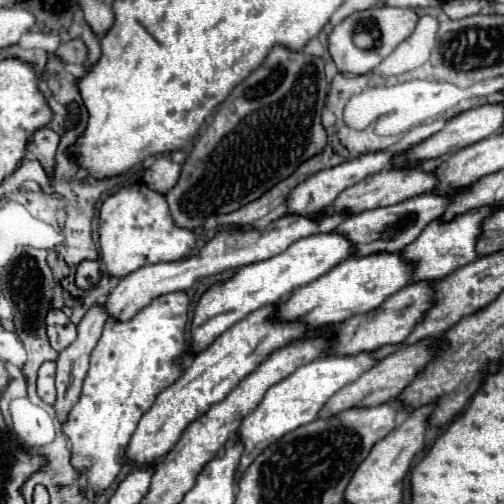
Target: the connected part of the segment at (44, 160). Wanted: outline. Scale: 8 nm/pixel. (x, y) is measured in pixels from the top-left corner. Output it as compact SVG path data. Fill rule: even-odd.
M49 127L39 129L31 141L29 141L29 153L33 153L33 157L43 165L45 173L49 177L53 177L53 169L55 169L55 153L59 147L59 135L55 131L51 131Z

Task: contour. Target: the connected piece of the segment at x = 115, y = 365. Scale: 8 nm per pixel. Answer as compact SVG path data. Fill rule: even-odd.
M183 291L183 293L159 295L155 301L143 307L129 321L117 321L113 317L107 319L103 327L103 335L91 353L91 367L83 381L81 397L75 403L75 407L71 407L71 411L67 413L67 419L63 421L63 433L69 437L69 443L73 449L71 463L75 469L87 471L85 473L87 485L93 487L95 493L105 491L117 477L119 469L125 463L125 451L127 451L129 439L135 433L139 419L155 403L155 397L183 375L185 371L183 361L187 355L187 343L185 343L187 313L189 313L189 297Z

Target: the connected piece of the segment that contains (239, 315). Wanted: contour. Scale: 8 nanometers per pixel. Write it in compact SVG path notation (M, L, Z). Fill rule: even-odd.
M321 233L321 235L303 237L295 243L291 243L283 253L279 253L271 259L241 267L233 279L213 285L199 299L197 309L195 309L195 317L191 323L191 335L193 335L191 347L193 347L193 351L199 353L201 349L205 349L223 331L227 331L231 325L235 325L237 321L247 317L251 311L255 311L263 305L287 299L291 295L291 291L305 287L307 283L313 283L315 279L319 279L321 275L331 271L335 265L339 265L343 259L347 259L355 251L357 251L357 247L345 235Z

